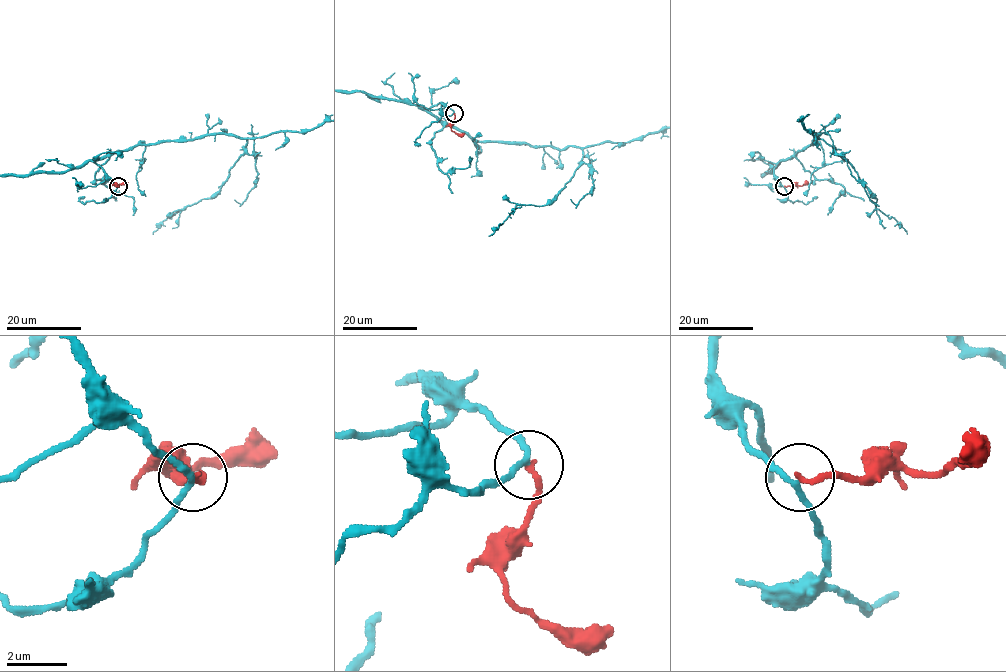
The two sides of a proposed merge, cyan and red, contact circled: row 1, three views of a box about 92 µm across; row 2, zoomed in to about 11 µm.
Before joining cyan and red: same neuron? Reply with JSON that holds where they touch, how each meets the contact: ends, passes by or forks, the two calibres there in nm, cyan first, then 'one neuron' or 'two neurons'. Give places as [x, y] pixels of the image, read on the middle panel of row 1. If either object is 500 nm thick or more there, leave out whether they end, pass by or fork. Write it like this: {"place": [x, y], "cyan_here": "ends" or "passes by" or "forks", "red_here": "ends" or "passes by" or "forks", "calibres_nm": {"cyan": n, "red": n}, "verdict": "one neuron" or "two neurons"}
{"place": [454, 113], "cyan_here": "passes by", "red_here": "ends", "calibres_nm": {"cyan": 170, "red": 190}, "verdict": "two neurons"}

